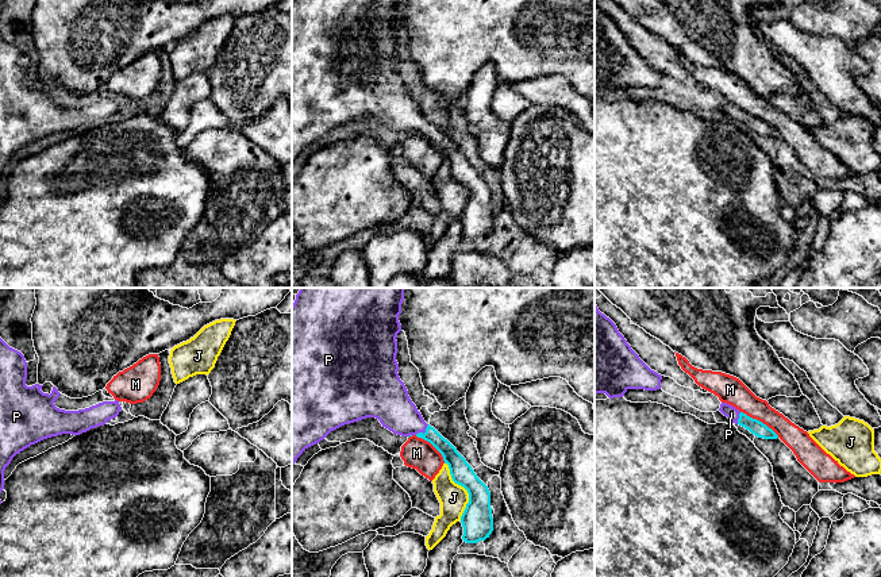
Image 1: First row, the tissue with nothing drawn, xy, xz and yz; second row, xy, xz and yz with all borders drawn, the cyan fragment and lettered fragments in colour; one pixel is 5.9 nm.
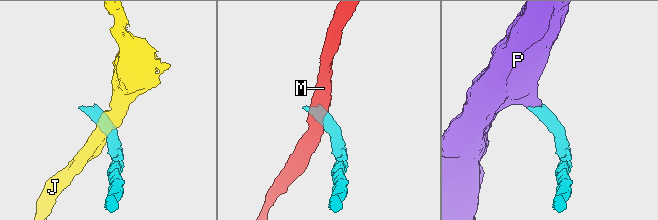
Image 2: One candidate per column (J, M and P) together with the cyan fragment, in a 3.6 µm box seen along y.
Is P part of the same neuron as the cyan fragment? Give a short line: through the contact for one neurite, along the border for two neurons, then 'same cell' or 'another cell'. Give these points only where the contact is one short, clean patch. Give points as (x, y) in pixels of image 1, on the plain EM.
line xz (451, 154), (430, 131), (422, 130), (391, 102); same cell

